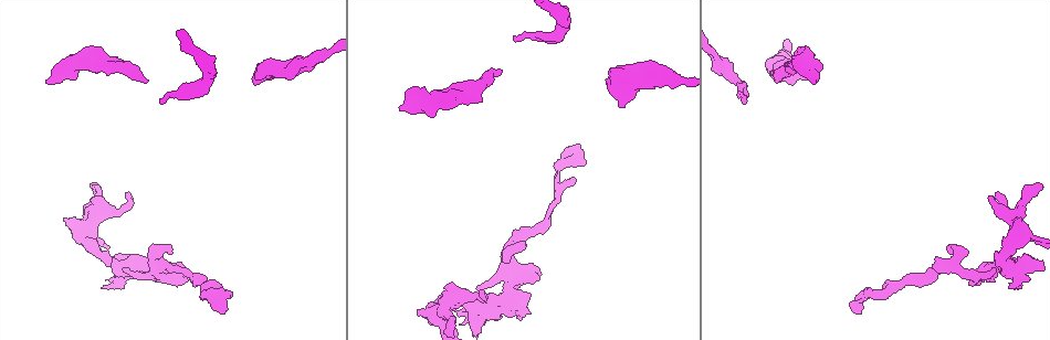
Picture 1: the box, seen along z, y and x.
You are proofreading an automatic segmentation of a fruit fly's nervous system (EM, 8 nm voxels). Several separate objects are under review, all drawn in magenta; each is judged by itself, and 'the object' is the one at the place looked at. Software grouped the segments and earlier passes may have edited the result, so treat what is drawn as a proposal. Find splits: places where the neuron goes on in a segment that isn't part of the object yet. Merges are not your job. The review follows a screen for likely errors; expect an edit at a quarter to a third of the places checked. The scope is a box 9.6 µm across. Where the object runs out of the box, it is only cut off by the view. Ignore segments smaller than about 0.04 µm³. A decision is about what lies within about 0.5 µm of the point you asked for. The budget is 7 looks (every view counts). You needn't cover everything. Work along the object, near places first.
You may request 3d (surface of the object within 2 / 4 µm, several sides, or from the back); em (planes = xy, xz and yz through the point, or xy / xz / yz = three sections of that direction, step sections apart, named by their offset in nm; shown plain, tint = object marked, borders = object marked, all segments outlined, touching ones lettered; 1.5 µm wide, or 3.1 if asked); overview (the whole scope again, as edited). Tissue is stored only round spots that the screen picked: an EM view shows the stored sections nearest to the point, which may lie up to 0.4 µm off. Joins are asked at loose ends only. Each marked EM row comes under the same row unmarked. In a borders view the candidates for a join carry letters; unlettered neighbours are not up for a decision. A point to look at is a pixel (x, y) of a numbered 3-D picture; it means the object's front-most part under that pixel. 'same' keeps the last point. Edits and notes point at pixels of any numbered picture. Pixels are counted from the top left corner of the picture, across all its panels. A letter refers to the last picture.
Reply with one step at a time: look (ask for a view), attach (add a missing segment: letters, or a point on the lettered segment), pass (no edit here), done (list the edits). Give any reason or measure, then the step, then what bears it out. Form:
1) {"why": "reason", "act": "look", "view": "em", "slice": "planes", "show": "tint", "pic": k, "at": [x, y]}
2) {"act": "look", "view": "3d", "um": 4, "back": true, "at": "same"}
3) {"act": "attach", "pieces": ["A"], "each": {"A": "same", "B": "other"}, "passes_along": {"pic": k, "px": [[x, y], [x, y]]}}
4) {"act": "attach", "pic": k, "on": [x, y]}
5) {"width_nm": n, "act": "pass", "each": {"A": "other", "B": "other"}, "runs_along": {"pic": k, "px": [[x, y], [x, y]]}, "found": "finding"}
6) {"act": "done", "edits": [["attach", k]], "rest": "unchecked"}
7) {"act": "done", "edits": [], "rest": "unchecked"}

{"why": "branch stops here", "act": "look", "view": "em", "slice": "yz", "step": 4, "show": "tint", "pic": 1, "at": [47, 83]}

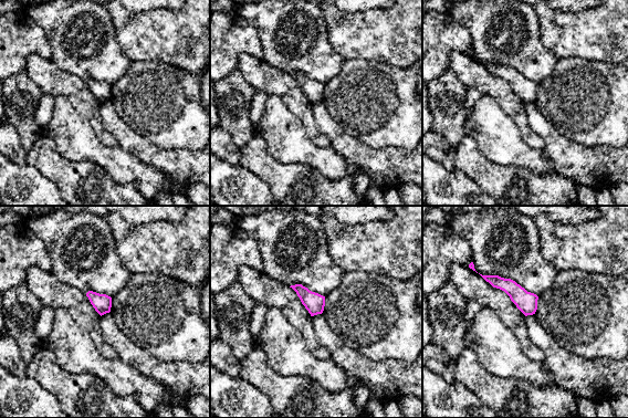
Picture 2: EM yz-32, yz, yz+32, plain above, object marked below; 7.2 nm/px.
{"why": "another direction", "act": "look", "view": "em", "slice": "planes", "show": "borders", "at": "same"}

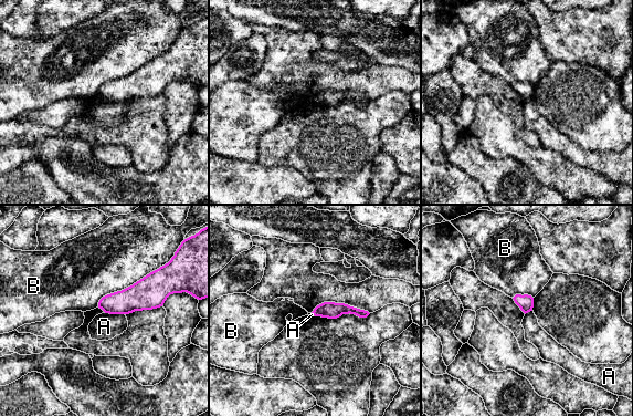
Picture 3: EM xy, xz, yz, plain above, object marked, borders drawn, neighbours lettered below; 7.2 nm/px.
{"longest_contact_nm": ["B", 550], "act": "pass", "each": {"A": "other", "B": "other"}, "border": {"pic": 3, "px": [[105, 312], [124, 314]]}, "found": "no lettered segment goes on from it"}

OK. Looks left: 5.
{"why": "free end", "act": "look", "view": "em", "slice": "xy", "step": 4, "show": "borders", "pic": 1, "at": [624, 106]}

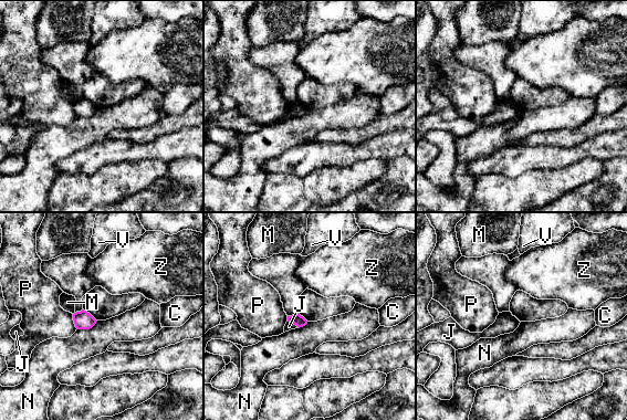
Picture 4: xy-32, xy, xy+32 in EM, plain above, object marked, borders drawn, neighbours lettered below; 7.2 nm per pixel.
{"longest_contact_nm": ["N", 170], "act": "pass", "each": {"C": "other", "J": "other", "M": "other", "N": "other", "P": "other", "V": "other", "Z": "other"}, "found": "no lettered segment goes on from it"}

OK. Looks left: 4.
{"why": "free end", "act": "look", "view": "em", "slice": "xz", "step": 8, "show": "borders", "pic": 1, "at": [502, 70]}

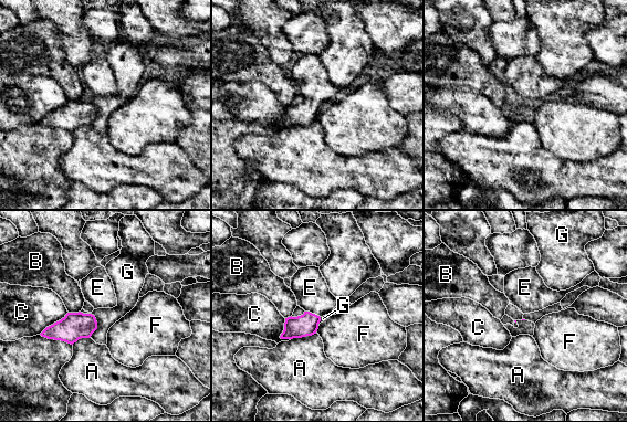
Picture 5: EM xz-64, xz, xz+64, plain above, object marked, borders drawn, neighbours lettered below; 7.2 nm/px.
{"act": "attach", "pieces": ["E"], "each": {"A": "other", "B": "other", "C": "other", "E": "same", "F": "other", "G": "other"}, "passes_along": {"pic": 5, "px": [[305, 325], [313, 314], [310, 287]]}, "found": "the neuron continues"}

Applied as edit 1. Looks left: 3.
{"act": "done", "edits": [["attach", 5]], "rest": "unchecked"}

